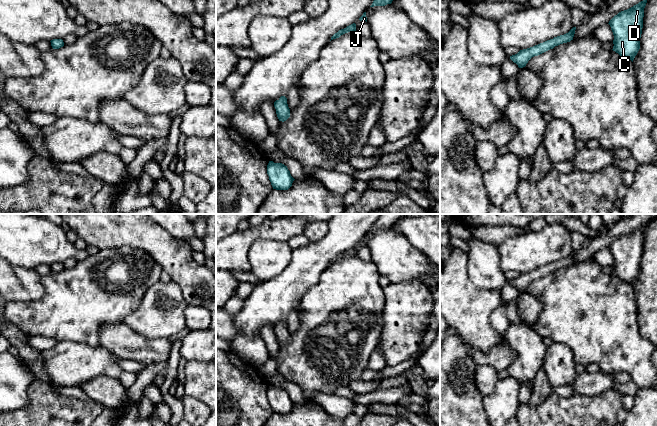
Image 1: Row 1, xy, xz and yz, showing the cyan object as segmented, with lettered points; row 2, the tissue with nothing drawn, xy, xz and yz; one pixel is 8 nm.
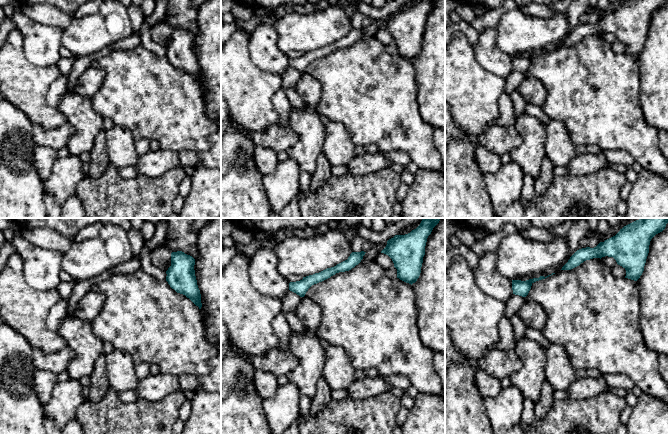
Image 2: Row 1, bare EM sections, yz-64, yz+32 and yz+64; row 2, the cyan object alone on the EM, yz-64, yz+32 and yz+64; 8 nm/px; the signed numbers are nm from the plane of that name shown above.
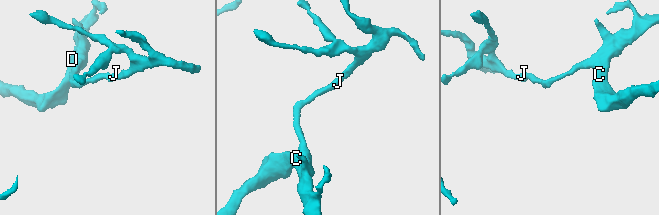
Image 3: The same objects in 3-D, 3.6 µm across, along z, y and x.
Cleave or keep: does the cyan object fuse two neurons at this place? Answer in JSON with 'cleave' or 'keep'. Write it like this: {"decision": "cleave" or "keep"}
{"decision": "cleave"}

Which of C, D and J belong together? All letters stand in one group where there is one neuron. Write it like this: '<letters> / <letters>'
C D / J

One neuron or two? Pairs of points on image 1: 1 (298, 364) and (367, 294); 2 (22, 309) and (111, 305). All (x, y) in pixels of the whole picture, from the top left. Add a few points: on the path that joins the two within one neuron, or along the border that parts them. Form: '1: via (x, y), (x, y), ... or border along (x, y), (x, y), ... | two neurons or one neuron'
1: via (302, 340), (307, 327), (340, 294), (343, 294) | one neuron
2: via (44, 309), (71, 309), (75, 306), (89, 306) | one neuron

